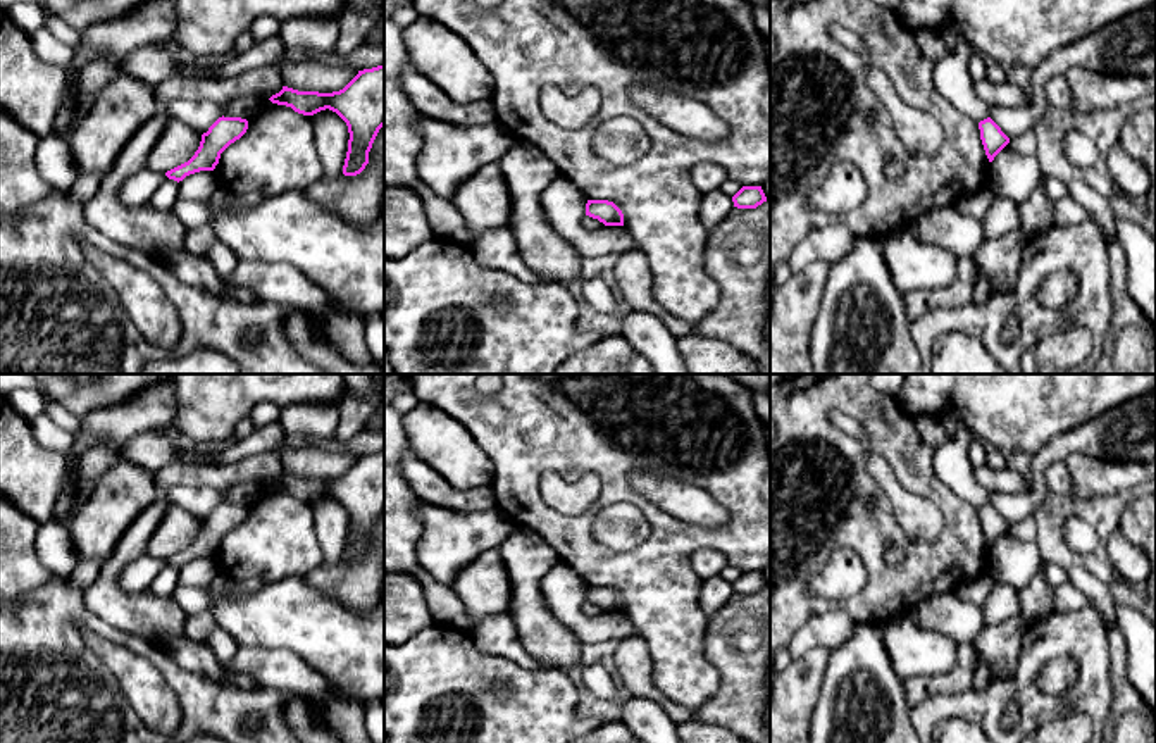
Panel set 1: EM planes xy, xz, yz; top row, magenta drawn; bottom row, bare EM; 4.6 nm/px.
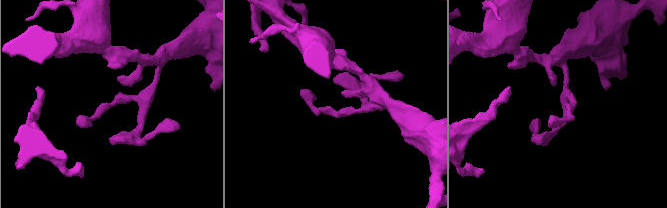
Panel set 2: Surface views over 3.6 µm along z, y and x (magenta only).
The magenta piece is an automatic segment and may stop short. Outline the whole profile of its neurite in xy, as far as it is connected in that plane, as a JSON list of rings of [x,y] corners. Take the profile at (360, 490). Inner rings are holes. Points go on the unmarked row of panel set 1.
[[[384,450],[358,457],[339,478],[298,478],[288,472],[269,484],[303,502],[320,496],[336,498],[348,512],[350,526],[343,552],[345,562],[360,560],[369,550],[372,529],[384,512]]]

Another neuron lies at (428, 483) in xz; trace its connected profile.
[[[408,445],[400,459],[400,472],[415,495],[427,503],[460,510],[496,507],[491,484],[469,490],[455,488],[436,469],[420,460]]]

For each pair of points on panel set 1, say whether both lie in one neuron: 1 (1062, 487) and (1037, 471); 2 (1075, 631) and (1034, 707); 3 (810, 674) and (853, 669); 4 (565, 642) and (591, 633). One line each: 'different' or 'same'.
1: different
2: same
3: different
4: different

